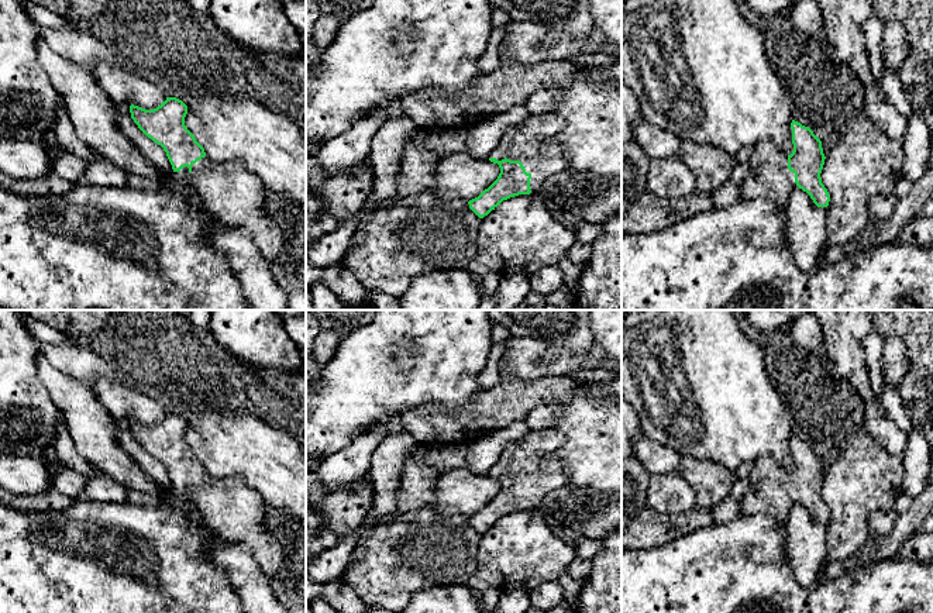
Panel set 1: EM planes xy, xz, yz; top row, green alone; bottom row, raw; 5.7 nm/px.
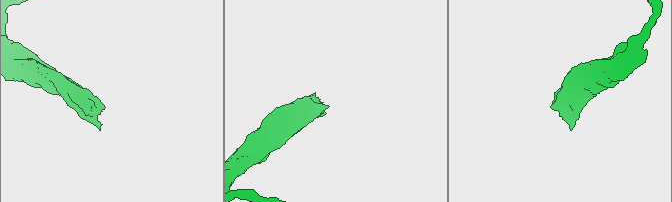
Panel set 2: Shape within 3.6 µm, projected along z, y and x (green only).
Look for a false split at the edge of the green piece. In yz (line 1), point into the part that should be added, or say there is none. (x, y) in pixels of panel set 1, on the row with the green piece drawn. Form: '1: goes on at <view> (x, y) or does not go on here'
1: goes on at yz (768, 176)

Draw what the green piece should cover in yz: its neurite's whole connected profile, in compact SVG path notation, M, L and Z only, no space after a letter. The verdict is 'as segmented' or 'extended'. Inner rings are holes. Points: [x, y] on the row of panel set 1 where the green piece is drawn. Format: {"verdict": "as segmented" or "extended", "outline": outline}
{"verdict": "extended", "outline": "M792 120L791 155L784 155L771 140L760 141L748 161L748 176L740 182L741 200L771 199L786 209L791 193L799 187L817 207L827 207L830 196L822 183L824 154L822 141L809 127Z"}

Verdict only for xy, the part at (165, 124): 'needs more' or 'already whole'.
needs more

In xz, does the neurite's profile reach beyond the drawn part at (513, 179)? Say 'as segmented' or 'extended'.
extended

